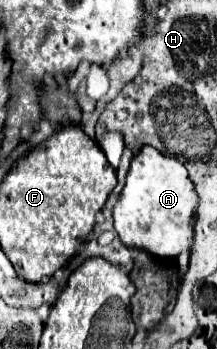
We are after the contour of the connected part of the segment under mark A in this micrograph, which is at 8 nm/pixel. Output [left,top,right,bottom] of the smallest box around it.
[113,146,197,258]

